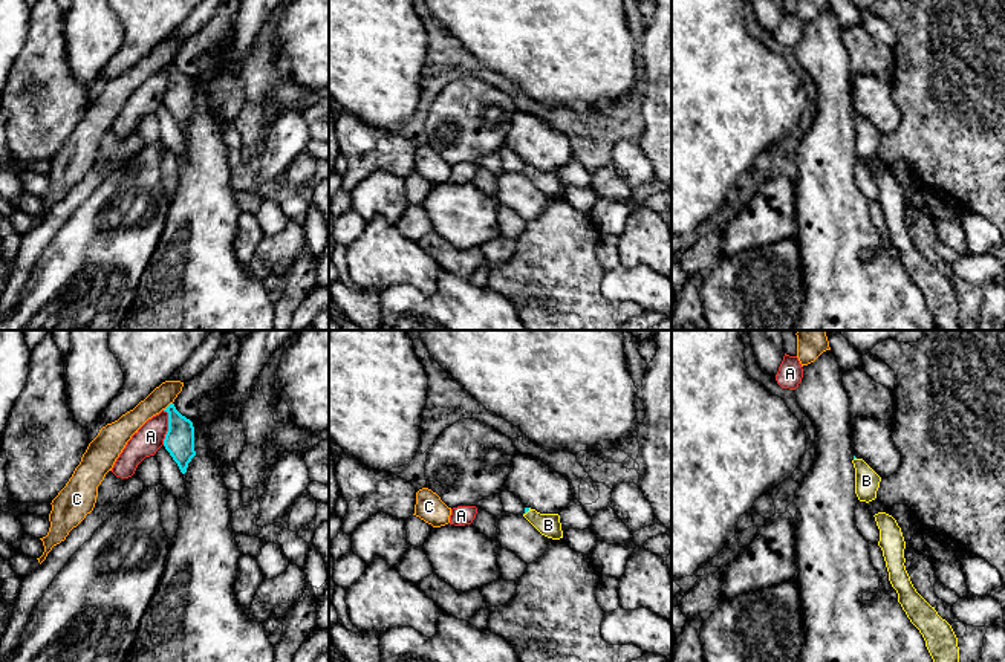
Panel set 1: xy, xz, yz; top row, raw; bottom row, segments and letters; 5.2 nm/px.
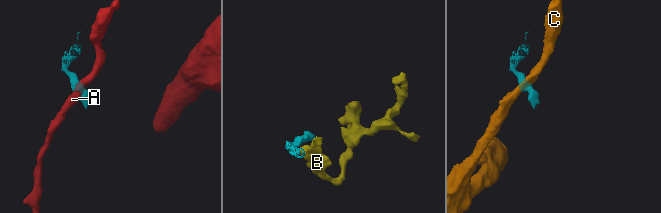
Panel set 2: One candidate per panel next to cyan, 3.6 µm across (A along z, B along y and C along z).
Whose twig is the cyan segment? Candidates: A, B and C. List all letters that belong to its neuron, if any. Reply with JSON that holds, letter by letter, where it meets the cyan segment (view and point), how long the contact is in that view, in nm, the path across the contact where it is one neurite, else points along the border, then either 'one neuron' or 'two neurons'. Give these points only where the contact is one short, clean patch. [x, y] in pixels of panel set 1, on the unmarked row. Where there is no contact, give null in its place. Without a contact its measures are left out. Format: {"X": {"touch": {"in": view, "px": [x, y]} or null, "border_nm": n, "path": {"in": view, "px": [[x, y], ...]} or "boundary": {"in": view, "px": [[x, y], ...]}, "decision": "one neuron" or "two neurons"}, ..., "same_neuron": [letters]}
{"A": {"touch": {"in": "xy", "px": [169, 84]}, "border_nm": 180, "boundary": {"in": "xy", "px": [[165, 68], [167, 90], [162, 101]]}, "decision": "two neurons"}, "B": {"touch": {"in": "xz", "px": [528, 167]}, "border_nm": 50, "path": {"in": "xz", "px": [[526, 167], [528, 167], [548, 182]]}, "decision": "one neuron"}, "C": {"touch": {"in": "xy", "px": [167, 64]}, "border_nm": 60, "boundary": {"in": "xy", "px": [[172, 60], [164, 68]]}, "decision": "two neurons"}, "same_neuron": ["B"]}

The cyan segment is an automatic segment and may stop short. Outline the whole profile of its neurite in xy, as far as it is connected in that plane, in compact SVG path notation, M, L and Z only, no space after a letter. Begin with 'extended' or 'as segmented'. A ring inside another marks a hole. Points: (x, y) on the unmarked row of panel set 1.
as segmented | M170 61L164 69L168 70L168 89L164 104L177 121L181 130L185 131L188 121L196 113L193 80L182 73L174 61Z

